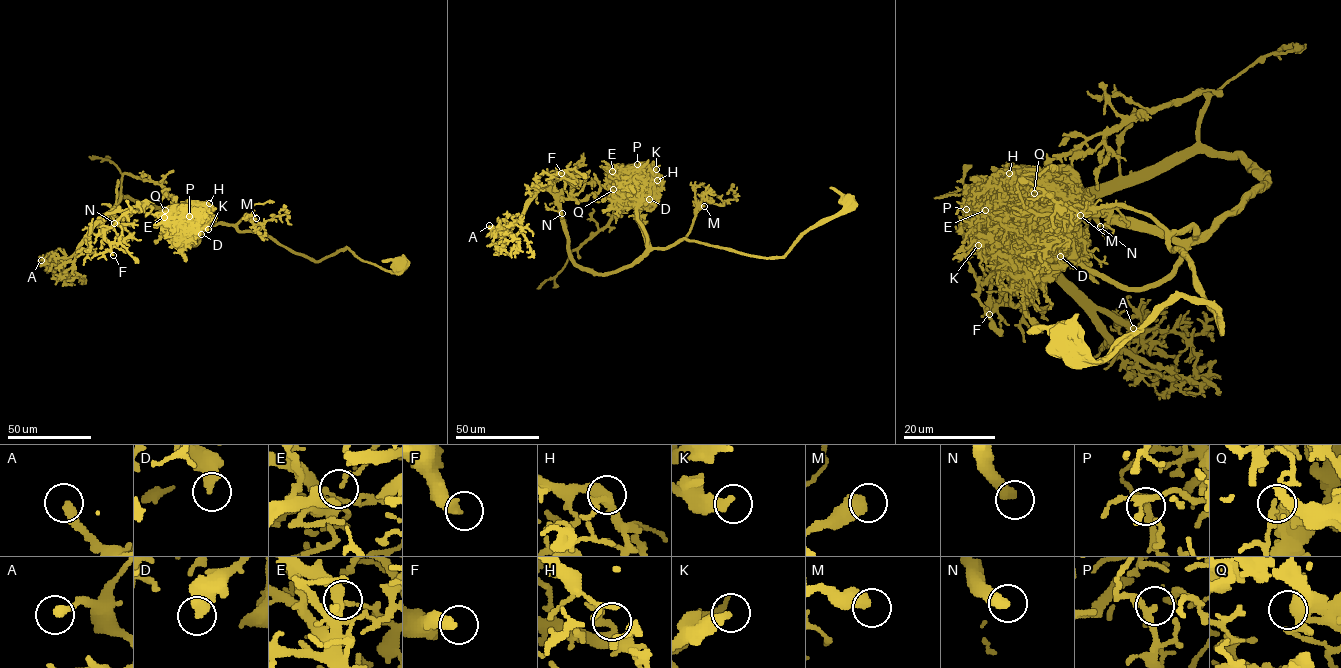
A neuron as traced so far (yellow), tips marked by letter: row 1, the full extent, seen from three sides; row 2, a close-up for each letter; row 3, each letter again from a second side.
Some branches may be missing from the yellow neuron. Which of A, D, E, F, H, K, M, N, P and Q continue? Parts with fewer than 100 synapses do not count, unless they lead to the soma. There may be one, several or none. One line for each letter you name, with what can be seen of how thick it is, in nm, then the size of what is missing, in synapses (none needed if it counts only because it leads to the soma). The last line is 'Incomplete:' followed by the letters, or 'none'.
F: 400 nm thick; about 110 synapses
N: 400 nm thick; about 110 synapses
Incomplete: F, N

